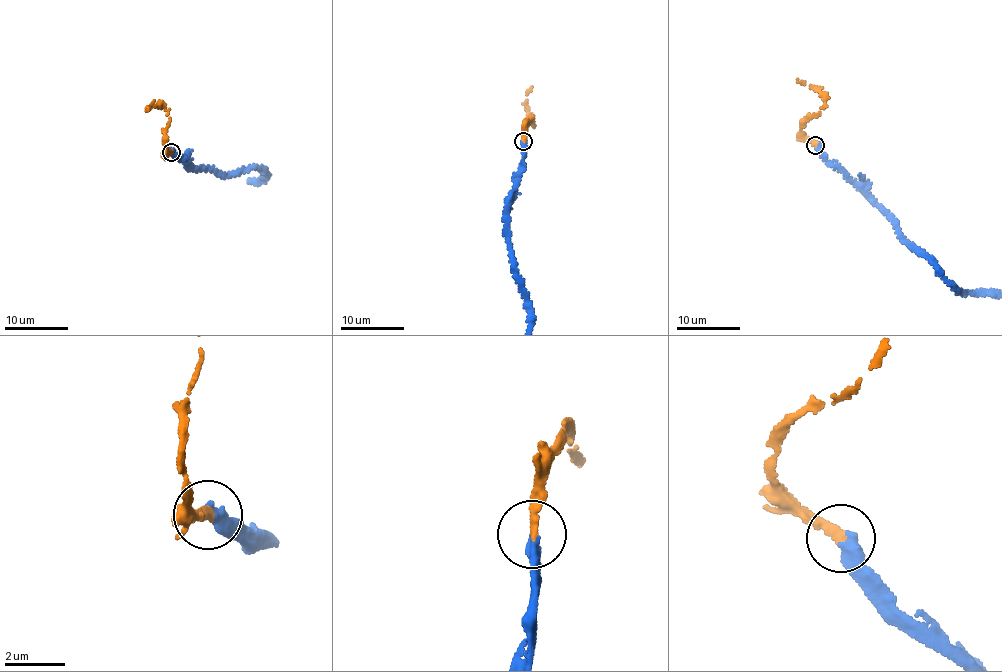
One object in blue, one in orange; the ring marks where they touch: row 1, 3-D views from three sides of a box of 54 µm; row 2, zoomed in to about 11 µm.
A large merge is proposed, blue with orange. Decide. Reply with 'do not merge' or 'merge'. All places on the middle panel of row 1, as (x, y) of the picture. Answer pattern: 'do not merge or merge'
merge

